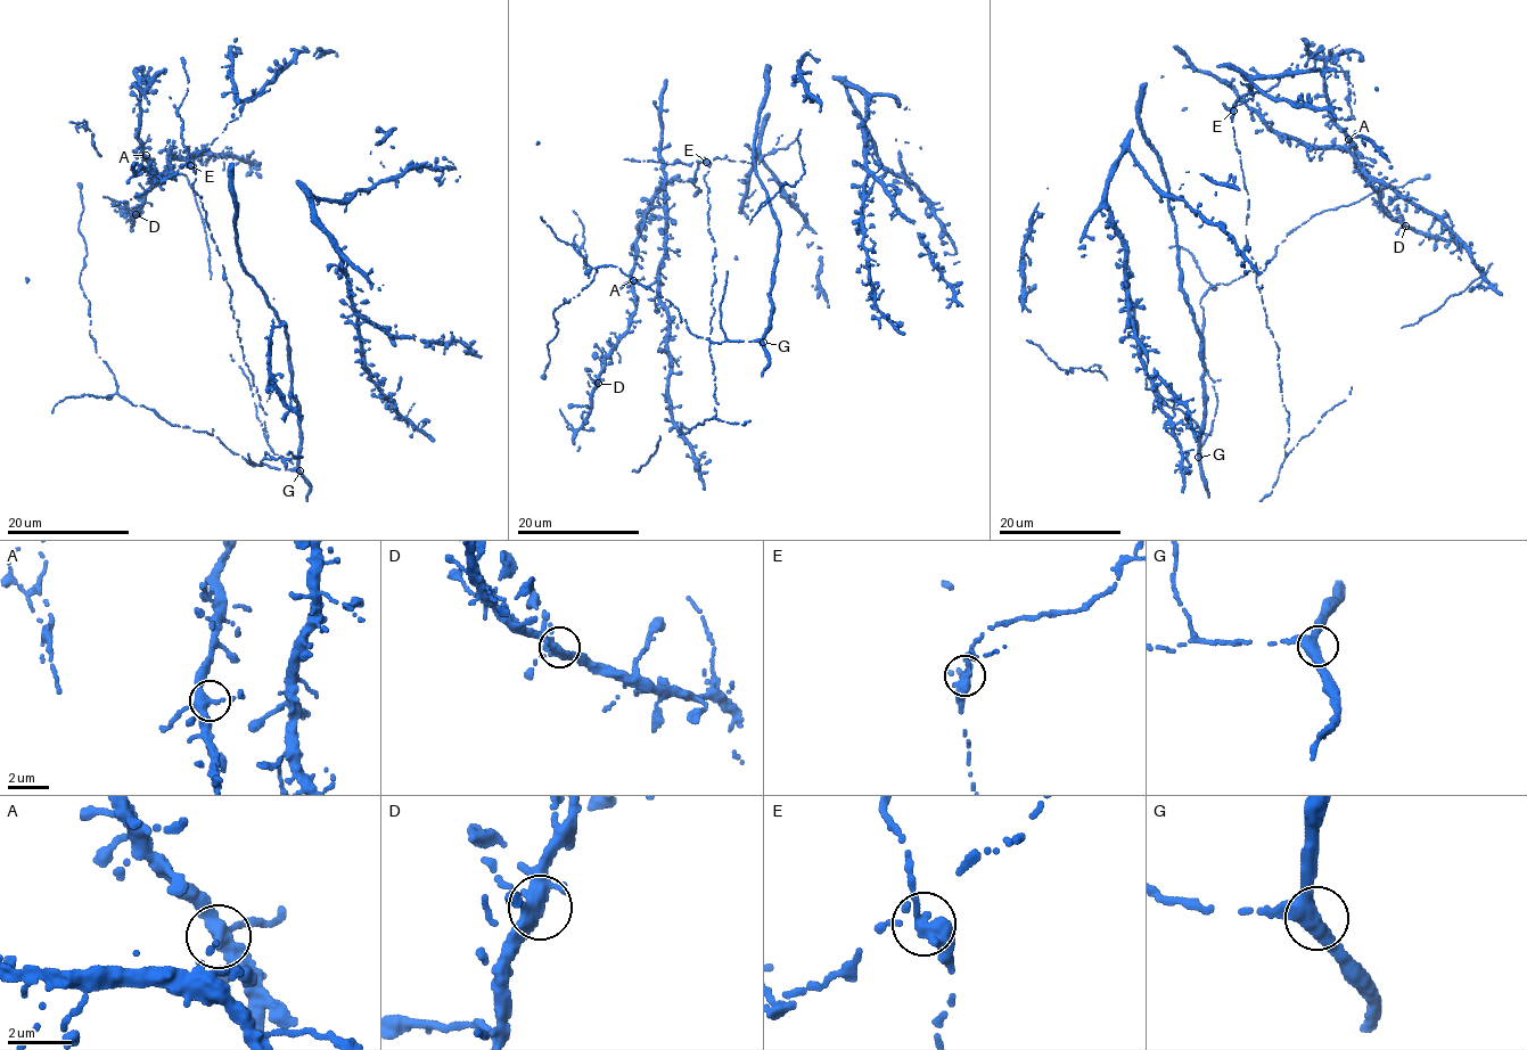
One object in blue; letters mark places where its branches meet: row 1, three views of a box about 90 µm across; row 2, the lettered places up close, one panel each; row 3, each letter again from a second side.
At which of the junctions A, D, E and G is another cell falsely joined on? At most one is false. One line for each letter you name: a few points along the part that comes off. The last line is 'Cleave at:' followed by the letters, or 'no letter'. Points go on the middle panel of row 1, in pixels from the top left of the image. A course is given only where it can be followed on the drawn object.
Cleave at: E

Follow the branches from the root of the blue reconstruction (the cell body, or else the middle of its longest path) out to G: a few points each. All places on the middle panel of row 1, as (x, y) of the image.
G: (681, 318), (684, 320), (690, 333), (712, 343), (763, 342)

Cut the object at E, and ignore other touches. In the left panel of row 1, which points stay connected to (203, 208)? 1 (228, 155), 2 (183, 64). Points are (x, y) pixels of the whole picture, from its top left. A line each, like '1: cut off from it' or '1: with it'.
1: with it
2: cut off from it

